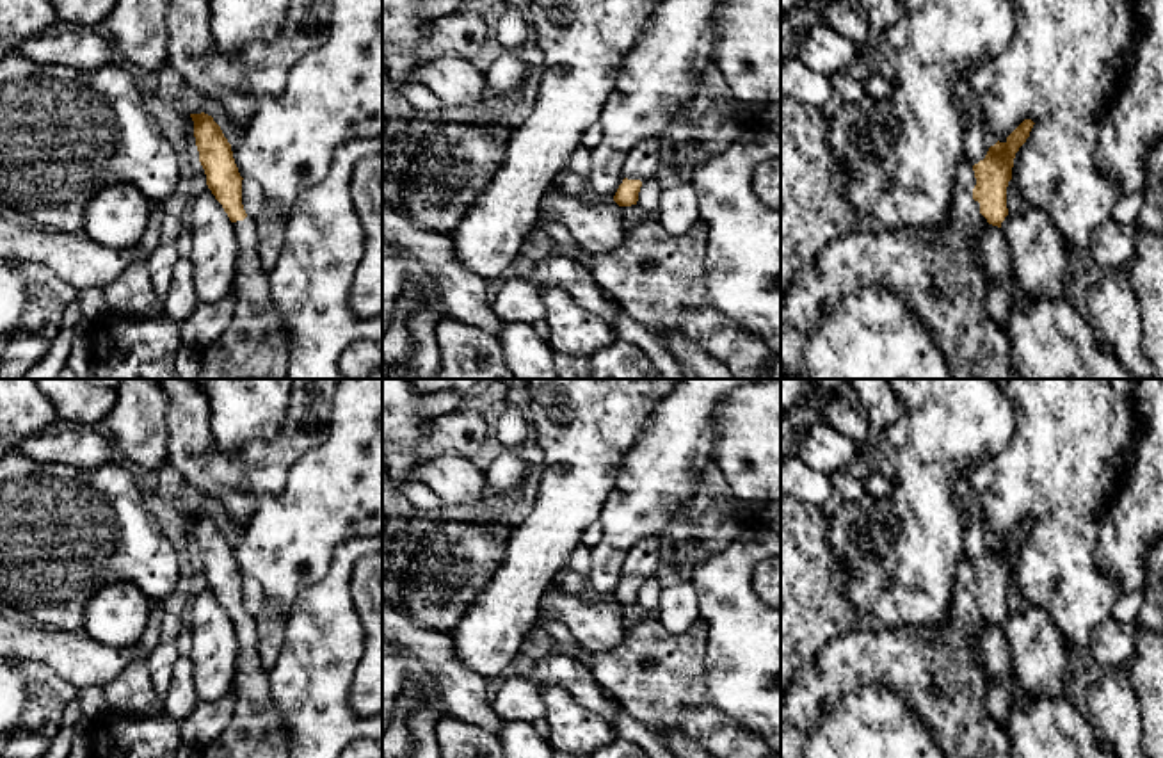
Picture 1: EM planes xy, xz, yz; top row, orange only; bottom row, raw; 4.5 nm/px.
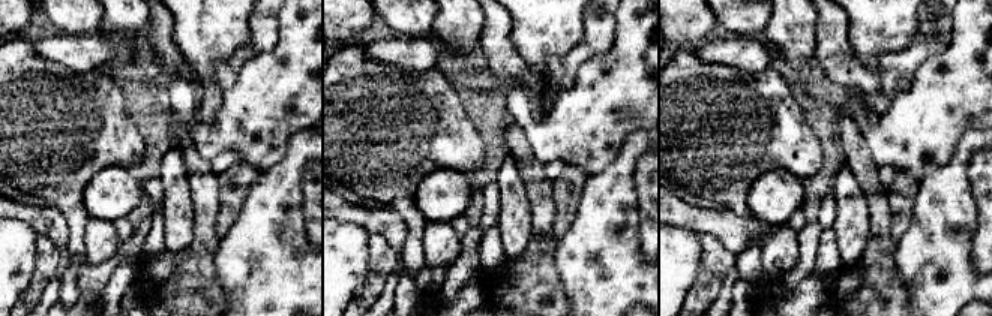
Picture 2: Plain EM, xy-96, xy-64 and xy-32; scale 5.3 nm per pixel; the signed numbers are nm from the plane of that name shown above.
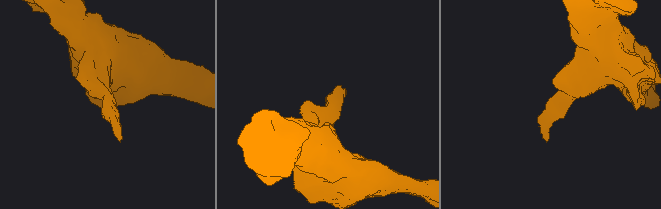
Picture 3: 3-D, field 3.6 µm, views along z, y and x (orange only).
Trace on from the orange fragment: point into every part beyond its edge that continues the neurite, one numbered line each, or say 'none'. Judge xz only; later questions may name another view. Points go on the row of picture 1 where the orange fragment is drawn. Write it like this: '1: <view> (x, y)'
1: xz (642, 162)

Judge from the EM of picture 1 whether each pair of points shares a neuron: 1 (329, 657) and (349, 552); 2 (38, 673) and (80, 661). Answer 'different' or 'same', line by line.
1: same
2: different

